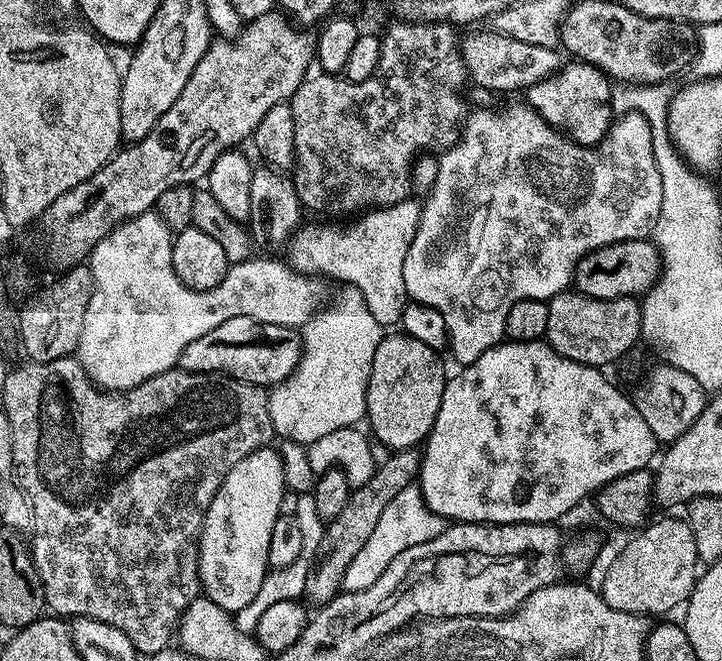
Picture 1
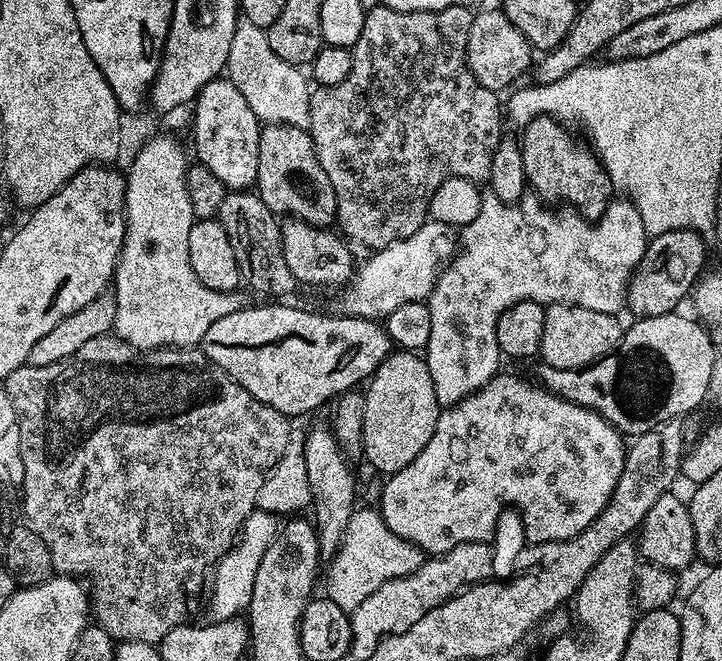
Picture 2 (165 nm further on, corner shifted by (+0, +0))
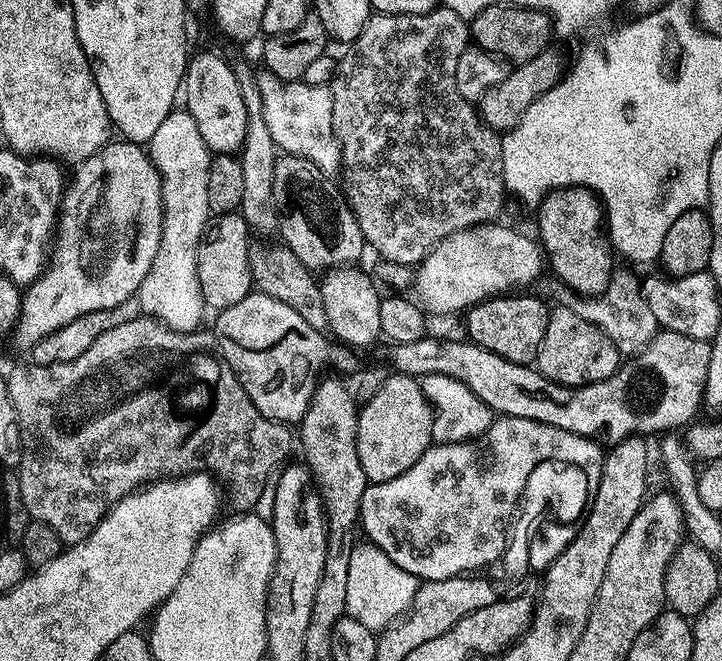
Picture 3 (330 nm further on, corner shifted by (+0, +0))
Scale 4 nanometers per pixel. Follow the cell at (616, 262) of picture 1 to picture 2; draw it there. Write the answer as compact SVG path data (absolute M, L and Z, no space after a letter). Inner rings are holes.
M675 228L649 239L648 249L628 281L626 304L629 309L632 307L633 317L654 318L681 307L684 295L695 289L704 270L704 240L701 233L691 232L689 228Z

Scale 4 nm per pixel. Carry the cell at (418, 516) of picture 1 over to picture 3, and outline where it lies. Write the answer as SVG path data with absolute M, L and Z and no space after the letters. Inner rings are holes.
M370 542L363 543L357 543L350 554L350 575L346 581L347 615L380 634L395 625L411 609L421 581L414 574L406 574L402 566L390 562L390 558L386 558L378 546Z

